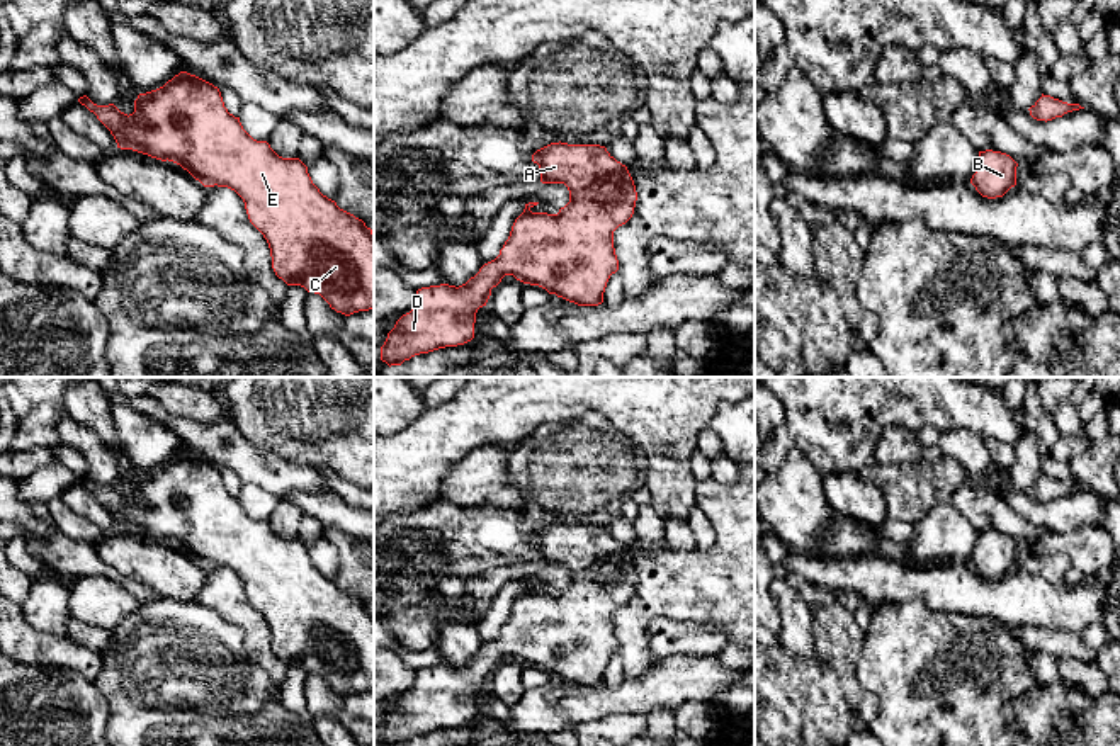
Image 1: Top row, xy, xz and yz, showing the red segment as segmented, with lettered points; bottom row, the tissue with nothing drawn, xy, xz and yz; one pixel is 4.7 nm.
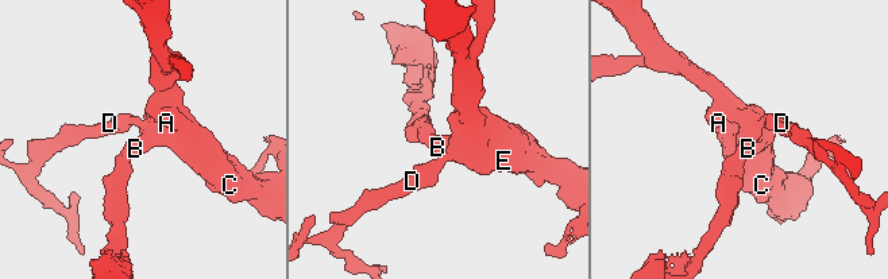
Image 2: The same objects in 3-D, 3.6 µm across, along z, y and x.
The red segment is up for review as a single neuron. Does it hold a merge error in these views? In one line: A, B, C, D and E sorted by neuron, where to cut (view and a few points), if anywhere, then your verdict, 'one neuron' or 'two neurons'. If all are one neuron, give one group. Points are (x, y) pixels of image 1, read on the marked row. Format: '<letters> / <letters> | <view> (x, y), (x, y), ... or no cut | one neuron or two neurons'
A B C D E | no cut | one neuron

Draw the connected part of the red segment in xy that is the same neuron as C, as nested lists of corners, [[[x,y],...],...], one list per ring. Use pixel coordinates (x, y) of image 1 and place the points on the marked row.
[[[180,71],[163,87],[139,93],[129,116],[114,104],[97,105],[87,95],[78,102],[110,131],[117,148],[173,161],[204,187],[235,190],[245,202],[250,223],[269,243],[275,275],[287,285],[320,294],[345,316],[374,309],[372,229],[323,195],[299,158],[282,158],[267,141],[253,139],[240,117],[228,112],[218,87]]]

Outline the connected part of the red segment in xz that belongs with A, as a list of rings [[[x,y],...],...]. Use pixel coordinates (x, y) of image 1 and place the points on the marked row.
[[[551,143],[532,155],[540,168],[542,184],[564,184],[569,202],[557,214],[532,212],[539,202],[525,204],[515,219],[500,255],[484,263],[466,284],[421,287],[415,308],[403,314],[381,347],[381,360],[401,365],[415,355],[445,347],[457,347],[474,338],[476,313],[486,306],[491,289],[505,275],[530,285],[539,285],[578,306],[598,306],[612,274],[619,270],[614,248],[614,231],[625,224],[636,207],[637,192],[625,165],[617,161],[605,146]]]

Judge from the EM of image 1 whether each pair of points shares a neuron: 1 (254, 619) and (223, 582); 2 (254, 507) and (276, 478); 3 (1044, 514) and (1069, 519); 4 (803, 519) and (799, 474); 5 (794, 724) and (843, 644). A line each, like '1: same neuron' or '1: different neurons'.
1: same neuron
2: different neurons
3: same neuron
4: same neuron
5: same neuron

